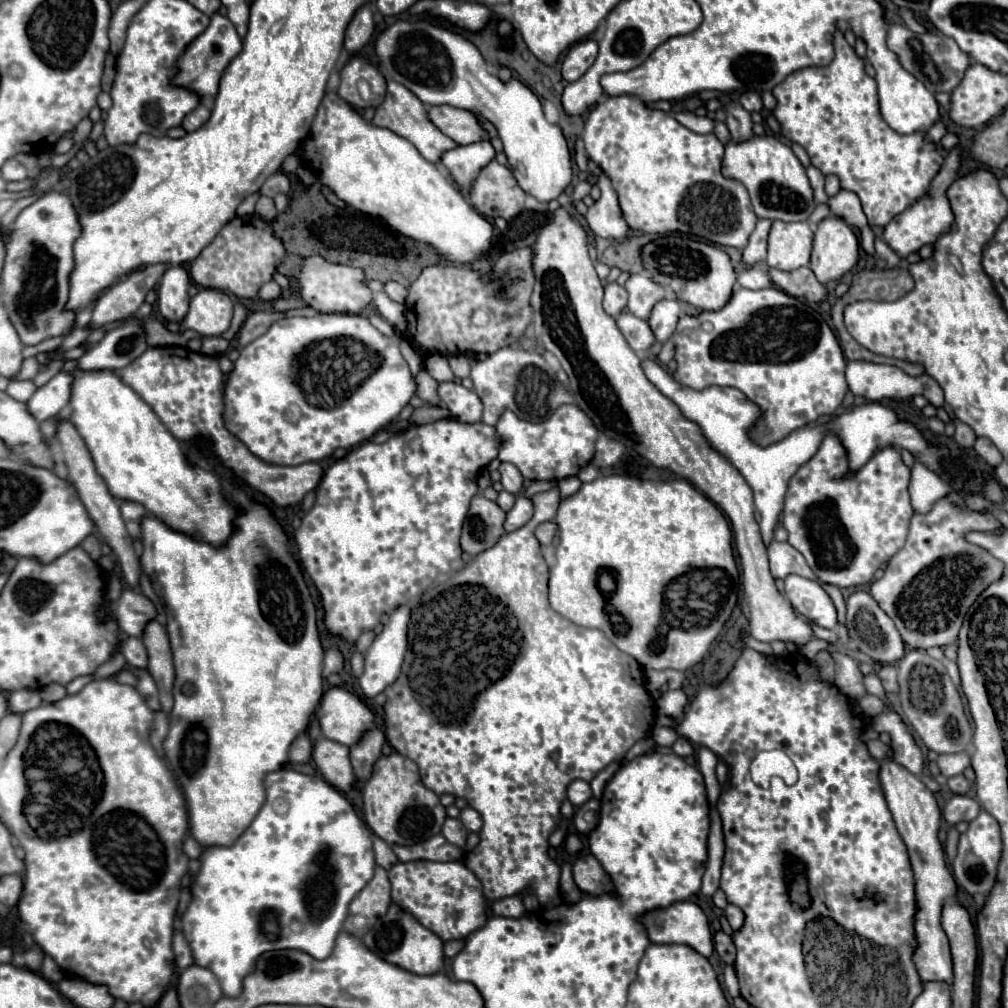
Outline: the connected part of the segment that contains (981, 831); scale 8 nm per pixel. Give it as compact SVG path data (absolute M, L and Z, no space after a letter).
M981 811L977 815L977 819L969 823L969 829L959 839L959 851L957 851L957 857L953 861L953 875L955 875L957 885L961 889L969 891L971 895L975 895L975 893L989 895L993 885L995 885L1001 849L1003 849L1003 845L1001 845L999 823L987 811Z

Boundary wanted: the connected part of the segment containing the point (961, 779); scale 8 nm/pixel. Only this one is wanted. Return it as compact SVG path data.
M955 775L955 777L951 777L947 785L949 785L949 789L951 789L953 793L957 793L957 795L965 795L965 793L971 789L971 781L965 779L965 775Z

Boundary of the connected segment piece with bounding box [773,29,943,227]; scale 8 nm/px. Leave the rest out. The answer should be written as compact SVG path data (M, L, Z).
M837 29L835 37L835 57L827 67L805 67L791 73L783 83L773 89L777 99L775 117L781 123L781 135L793 143L799 143L811 157L811 163L823 175L837 175L841 179L841 187L859 195L863 203L863 211L869 219L869 225L885 227L895 215L903 213L915 199L923 197L929 189L929 183L941 169L943 157L941 149L933 143L925 143L923 133L901 135L893 131L879 113L877 99L877 83L873 77L865 73L865 61L857 57L855 49L847 43L845 35Z

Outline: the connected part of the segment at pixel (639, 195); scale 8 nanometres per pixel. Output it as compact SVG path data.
M619 95L609 97L593 107L581 137L585 141L589 159L595 161L611 179L611 185L619 195L619 207L631 229L655 235L689 233L725 247L747 245L747 239L755 229L757 215L751 207L747 189L739 181L721 173L723 143L715 137L715 133L693 133L665 111L647 107L639 97Z

